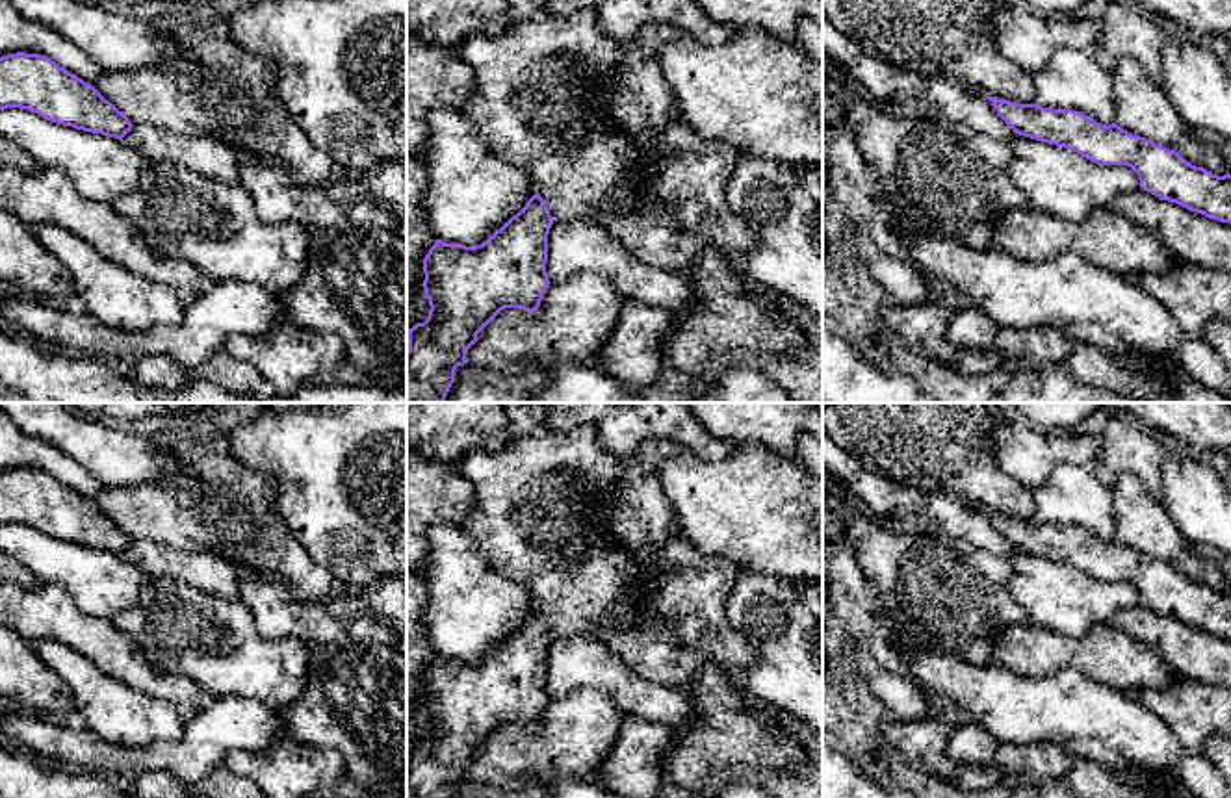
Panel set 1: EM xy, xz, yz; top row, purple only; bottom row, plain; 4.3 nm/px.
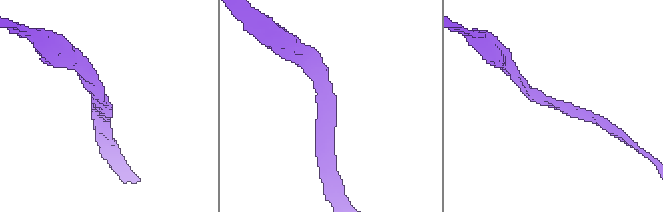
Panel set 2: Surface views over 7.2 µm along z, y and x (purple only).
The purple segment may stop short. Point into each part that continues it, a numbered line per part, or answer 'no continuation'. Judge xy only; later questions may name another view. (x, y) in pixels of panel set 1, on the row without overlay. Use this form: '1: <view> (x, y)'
no continuation

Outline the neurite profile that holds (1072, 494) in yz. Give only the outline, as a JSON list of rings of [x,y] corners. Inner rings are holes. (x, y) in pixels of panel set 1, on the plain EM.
[[[1056,464],[1032,494],[1036,521],[1075,525],[1105,542],[1114,538],[1112,488],[1092,468]]]

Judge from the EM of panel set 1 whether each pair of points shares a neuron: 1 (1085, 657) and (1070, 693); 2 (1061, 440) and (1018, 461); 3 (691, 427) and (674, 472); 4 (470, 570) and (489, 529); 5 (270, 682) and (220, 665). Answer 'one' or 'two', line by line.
1: two
2: one
3: two
4: two
5: one

